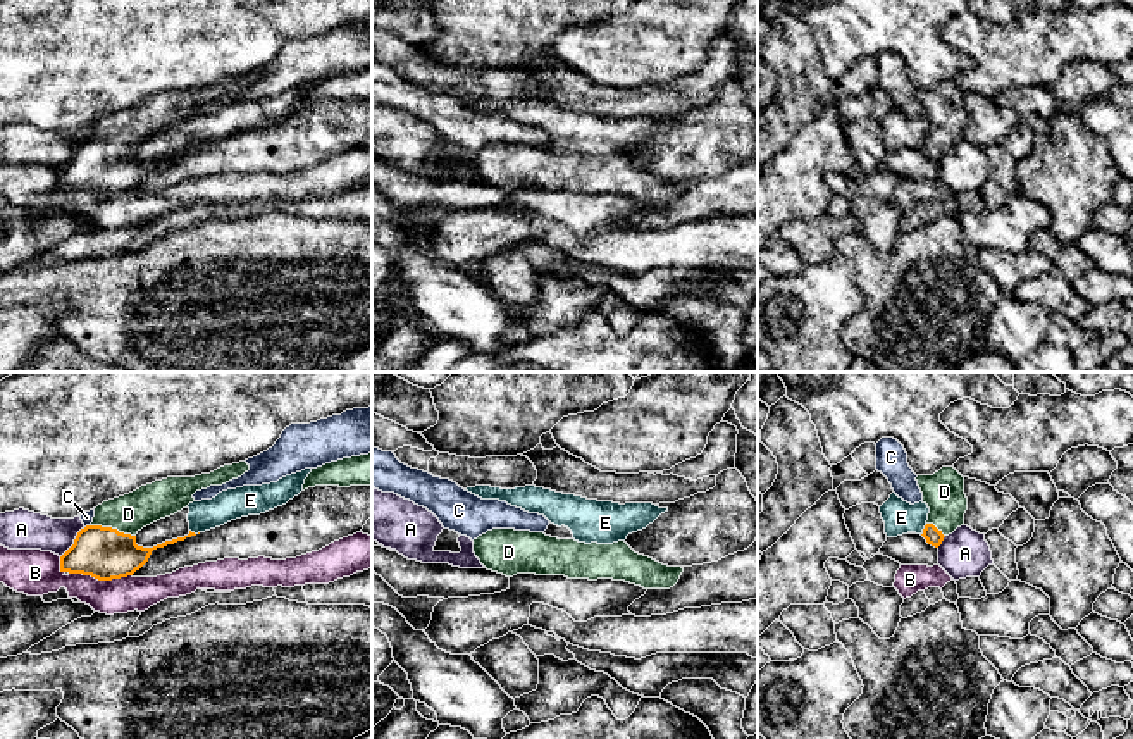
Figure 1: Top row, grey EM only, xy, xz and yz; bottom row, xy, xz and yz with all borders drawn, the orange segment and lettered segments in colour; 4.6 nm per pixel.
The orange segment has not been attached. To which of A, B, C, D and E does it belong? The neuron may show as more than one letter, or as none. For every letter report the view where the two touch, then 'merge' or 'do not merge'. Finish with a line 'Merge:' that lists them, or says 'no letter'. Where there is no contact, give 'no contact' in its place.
A: contact in xy; do not merge
B: contact in xy; do not merge
C: contact in xy; do not merge
D: contact in xy; merge
E: contact in yz; do not merge
Merge: D

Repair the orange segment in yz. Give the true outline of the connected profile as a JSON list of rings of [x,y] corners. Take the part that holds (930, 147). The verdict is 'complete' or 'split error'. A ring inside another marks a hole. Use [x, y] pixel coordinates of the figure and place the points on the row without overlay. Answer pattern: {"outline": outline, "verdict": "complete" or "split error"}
{"outline": [[[942,81],[933,90],[918,90],[923,117],[930,127],[923,143],[928,158],[938,162],[945,150],[964,140],[968,112],[964,109],[964,91],[954,81]]], "verdict": "split error"}

